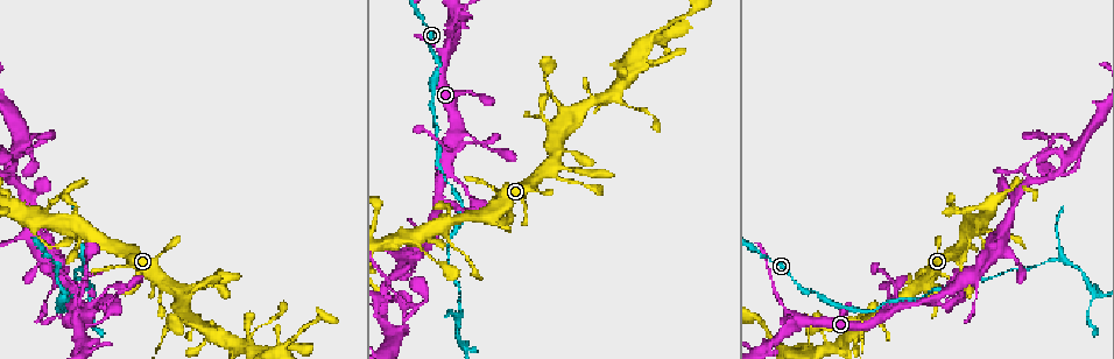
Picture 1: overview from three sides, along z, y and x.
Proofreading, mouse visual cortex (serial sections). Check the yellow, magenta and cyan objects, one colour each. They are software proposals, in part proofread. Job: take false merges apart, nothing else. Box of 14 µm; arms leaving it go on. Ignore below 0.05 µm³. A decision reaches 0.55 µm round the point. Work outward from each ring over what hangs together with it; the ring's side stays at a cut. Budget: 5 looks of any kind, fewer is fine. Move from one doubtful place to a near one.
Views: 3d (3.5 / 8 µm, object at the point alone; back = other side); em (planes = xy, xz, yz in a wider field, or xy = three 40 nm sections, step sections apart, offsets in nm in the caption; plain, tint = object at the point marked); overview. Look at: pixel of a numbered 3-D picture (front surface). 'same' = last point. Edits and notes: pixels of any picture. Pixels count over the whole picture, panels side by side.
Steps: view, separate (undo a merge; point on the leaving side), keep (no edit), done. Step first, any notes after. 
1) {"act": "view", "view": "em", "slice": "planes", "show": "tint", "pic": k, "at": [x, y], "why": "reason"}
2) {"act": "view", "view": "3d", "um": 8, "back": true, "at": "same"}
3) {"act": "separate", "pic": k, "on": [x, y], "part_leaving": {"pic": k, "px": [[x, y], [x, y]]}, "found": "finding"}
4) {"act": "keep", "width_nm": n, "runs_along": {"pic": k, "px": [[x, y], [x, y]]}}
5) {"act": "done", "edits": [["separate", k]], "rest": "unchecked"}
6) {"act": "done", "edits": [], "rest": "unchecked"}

{"act": "view", "view": "3d", "um": 3.5, "pic": 1, "at": [383, 289]}

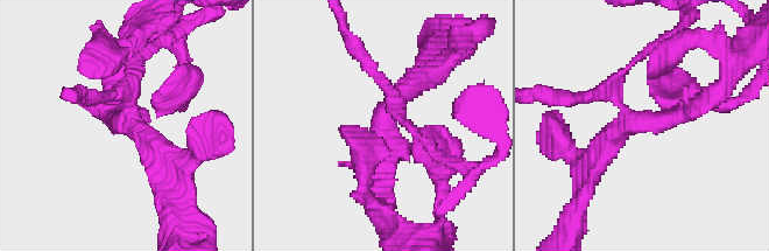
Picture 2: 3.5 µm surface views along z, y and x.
{"act": "view", "view": "em", "slice": "planes", "show": "tint", "pic": 2, "at": [384, 122], "why": "need the tissue"}

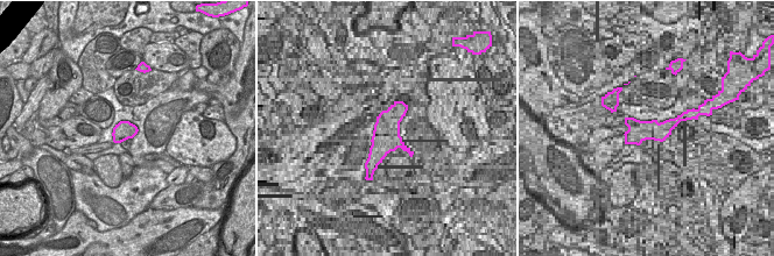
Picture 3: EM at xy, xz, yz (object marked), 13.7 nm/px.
{"act": "keep", "runs_along": {"pic": 2, "px": [[600, 155], [623, 123], [711, 95]]}, "found": "continuous, no second cell"}

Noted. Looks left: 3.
{"act": "view", "view": "3d", "um": 3.5, "back": true, "pic": 1, "at": [457, 315], "why": "arms part here"}

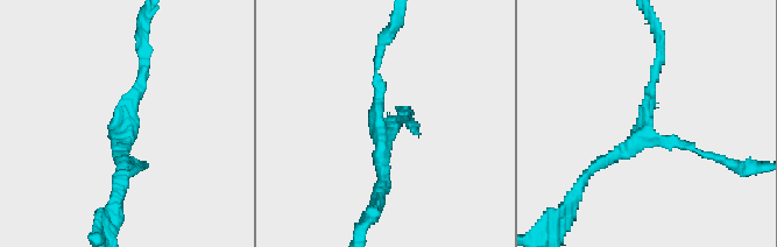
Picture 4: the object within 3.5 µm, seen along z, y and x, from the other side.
{"act": "view", "view": "em", "slice": "xy", "step": 2, "show": "tint", "pic": 4, "at": [378, 120], "why": "shape alone is not enough"}

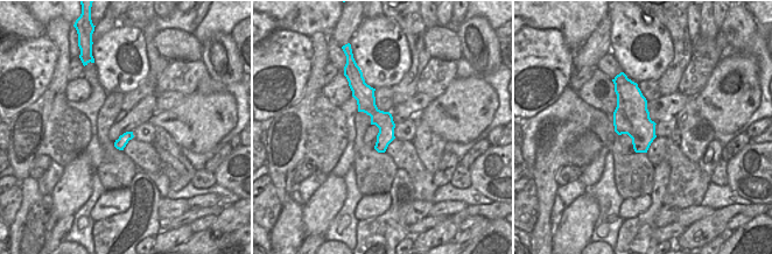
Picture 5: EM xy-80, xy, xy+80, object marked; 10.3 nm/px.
{"act": "keep", "runs_along": {"pic": 5, "px": [[357, 87], [383, 121], [381, 149]]}, "found": "all the same cell"}

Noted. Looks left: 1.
{"act": "done", "edits": [], "rest": "unchecked"}

